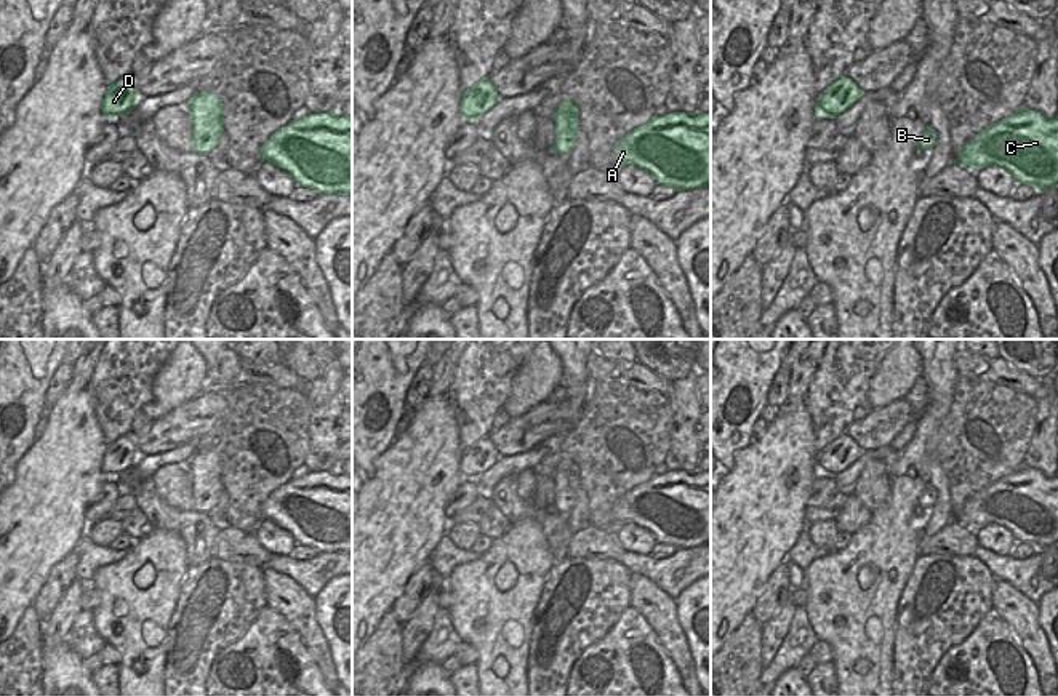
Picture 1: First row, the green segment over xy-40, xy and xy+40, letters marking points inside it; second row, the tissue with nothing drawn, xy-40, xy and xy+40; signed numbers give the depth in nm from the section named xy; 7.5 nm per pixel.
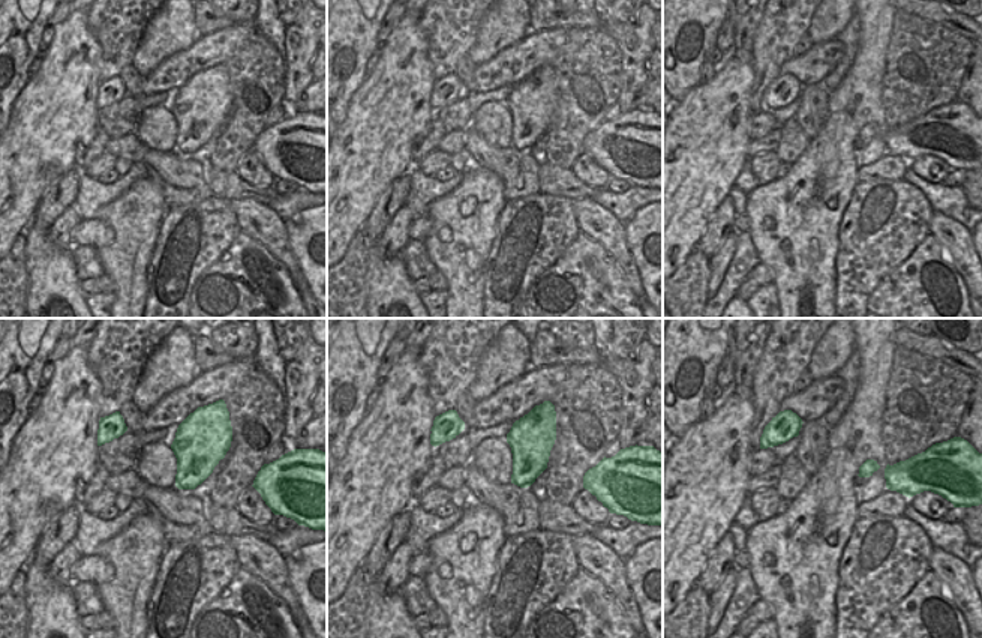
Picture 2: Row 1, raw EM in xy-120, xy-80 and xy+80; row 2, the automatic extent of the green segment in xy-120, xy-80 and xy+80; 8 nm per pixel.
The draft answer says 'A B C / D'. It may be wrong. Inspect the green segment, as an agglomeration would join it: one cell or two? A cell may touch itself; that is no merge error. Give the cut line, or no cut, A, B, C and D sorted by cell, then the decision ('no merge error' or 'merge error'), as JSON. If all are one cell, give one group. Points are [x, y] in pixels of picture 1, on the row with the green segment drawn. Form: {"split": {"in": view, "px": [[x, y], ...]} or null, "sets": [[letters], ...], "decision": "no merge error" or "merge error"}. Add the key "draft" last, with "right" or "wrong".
{"split": {"in": "xy+40", "px": [[852, 80], [845, 85], [845, 101], [841, 106], [844, 109]]}, "sets": [["A", "B", "C"], ["D"]], "decision": "merge error", "draft": "right"}

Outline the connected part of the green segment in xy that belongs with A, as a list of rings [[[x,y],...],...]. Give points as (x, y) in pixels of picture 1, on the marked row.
[[[711,114],[653,117],[615,144],[613,160],[650,173],[663,187],[711,187]]]

